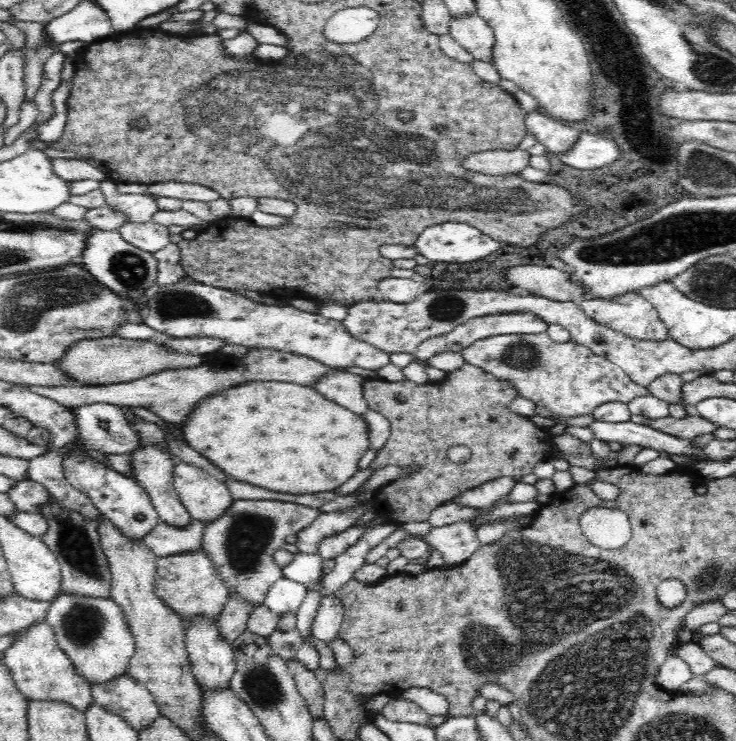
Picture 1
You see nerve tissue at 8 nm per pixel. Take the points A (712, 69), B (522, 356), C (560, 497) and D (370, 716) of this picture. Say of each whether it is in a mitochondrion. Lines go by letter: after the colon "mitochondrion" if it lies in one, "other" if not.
A: mitochondrion
B: mitochondrion
C: other
D: other

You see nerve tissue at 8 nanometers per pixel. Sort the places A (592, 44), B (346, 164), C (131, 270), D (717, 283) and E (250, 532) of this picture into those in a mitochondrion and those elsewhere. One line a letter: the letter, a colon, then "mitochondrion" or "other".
A: other
B: mitochondrion
C: mitochondrion
D: mitochondrion
E: mitochondrion

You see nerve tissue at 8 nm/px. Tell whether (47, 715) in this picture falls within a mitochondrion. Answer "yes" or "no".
no

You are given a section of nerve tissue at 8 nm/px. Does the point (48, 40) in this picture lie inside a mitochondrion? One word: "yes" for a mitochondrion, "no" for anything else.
no

